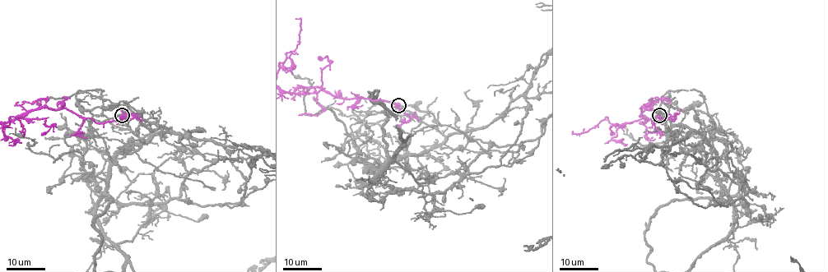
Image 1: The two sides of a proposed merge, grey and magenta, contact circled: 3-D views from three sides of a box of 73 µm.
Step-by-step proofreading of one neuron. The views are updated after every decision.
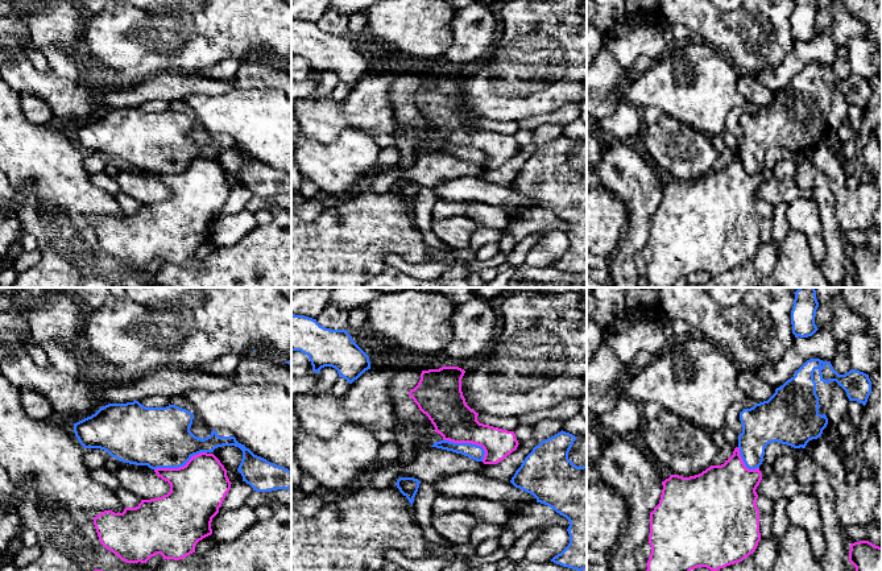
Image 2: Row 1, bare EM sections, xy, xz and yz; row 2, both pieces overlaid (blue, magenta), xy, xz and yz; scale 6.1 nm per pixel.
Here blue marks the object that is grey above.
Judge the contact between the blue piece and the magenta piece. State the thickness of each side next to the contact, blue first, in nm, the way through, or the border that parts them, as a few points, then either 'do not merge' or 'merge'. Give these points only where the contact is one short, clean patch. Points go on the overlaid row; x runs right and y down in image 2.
360/340 nm | along xy (206, 451), (194, 454), (182, 466), (157, 467), (154, 470) | do not merge

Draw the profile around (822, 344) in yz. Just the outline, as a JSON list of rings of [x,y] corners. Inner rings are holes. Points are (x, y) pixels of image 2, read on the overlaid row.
[[[820,328],[812,336],[796,338],[790,349],[777,363],[765,364],[754,373],[773,388],[782,386],[809,359],[831,361],[837,349],[837,340],[829,328]]]

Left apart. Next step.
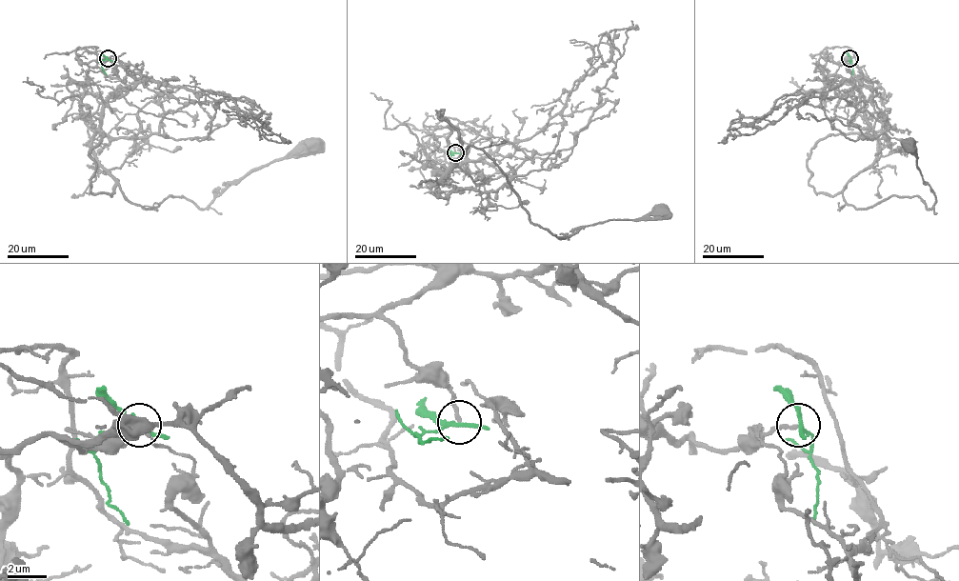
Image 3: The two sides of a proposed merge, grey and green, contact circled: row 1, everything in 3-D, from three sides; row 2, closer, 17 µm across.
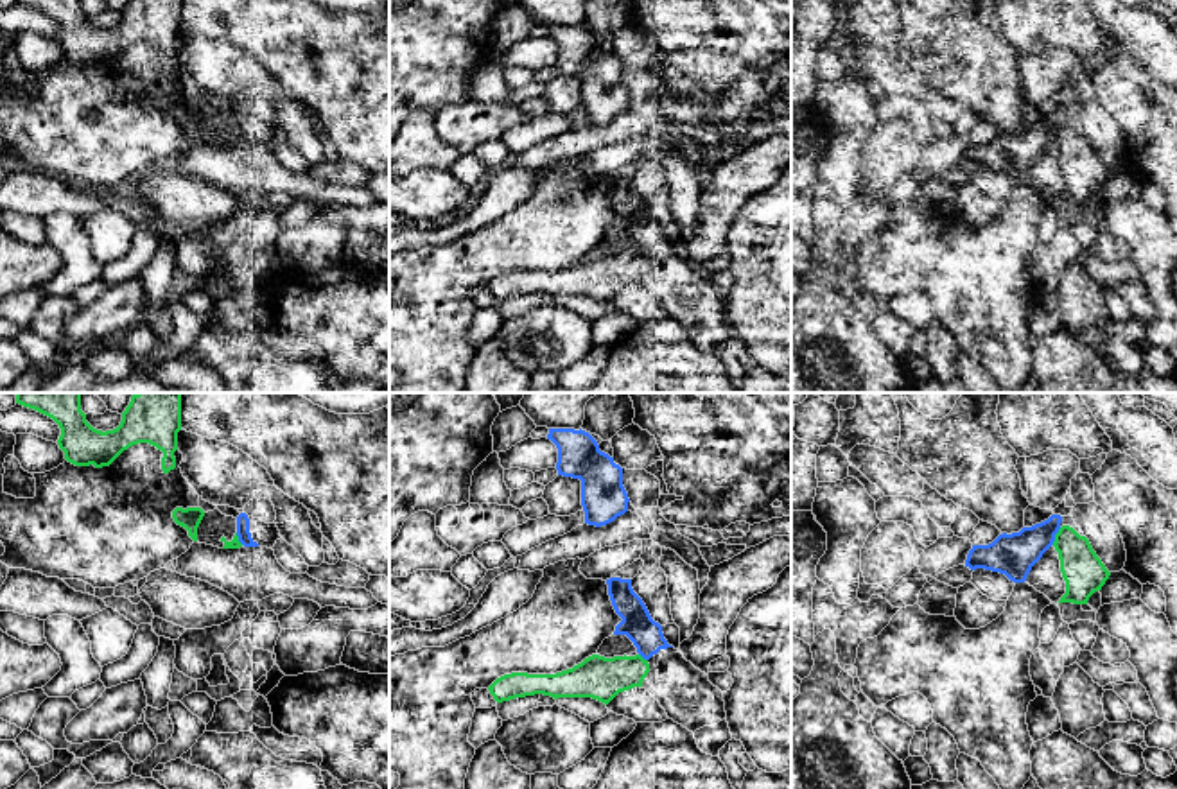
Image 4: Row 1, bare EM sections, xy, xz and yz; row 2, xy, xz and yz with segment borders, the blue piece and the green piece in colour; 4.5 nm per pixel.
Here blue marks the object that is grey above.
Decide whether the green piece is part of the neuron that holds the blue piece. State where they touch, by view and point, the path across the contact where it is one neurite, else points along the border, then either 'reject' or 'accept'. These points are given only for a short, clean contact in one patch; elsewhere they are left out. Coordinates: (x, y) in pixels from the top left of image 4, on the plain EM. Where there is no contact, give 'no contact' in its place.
meets blue in yz at (1054, 135); reject

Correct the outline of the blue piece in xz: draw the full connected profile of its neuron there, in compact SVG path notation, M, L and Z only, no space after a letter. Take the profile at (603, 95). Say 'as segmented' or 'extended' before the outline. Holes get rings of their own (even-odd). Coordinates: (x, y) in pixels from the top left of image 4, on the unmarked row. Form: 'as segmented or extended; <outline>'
as segmented; M549 27L547 38L558 47L558 74L581 79L585 122L606 124L628 109L628 91L623 84L623 66L599 48L585 29Z

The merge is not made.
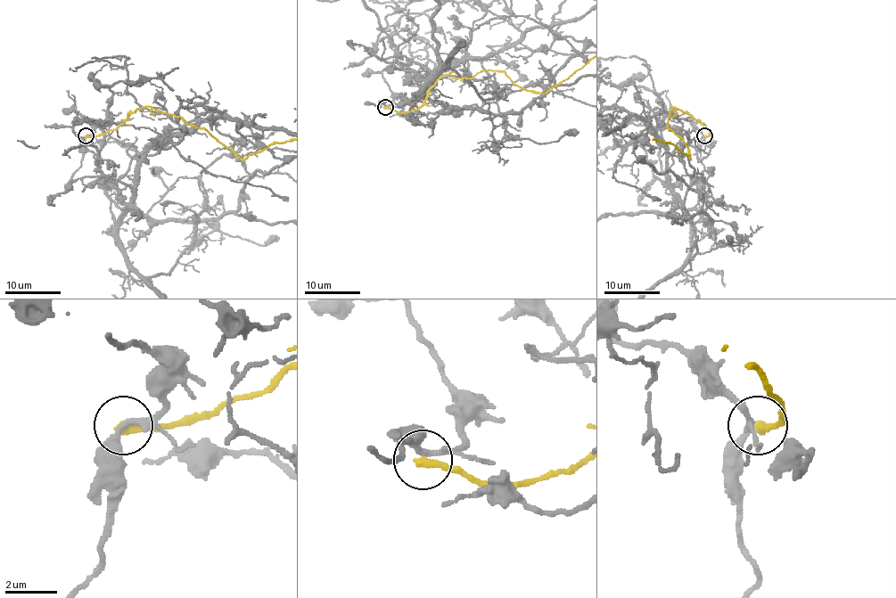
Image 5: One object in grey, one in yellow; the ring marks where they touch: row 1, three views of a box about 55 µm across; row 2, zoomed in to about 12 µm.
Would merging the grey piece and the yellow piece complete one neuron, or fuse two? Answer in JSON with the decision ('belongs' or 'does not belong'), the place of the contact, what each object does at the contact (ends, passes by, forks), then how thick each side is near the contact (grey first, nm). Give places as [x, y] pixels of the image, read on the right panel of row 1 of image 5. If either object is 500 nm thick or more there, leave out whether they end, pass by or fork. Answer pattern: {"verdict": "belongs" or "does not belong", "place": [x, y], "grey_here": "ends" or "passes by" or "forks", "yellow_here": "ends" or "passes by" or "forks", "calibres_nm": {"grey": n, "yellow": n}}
{"verdict": "does not belong", "place": [704, 135], "grey_here": "passes by", "yellow_here": "ends", "calibres_nm": {"grey": 240, "yellow": 360}}

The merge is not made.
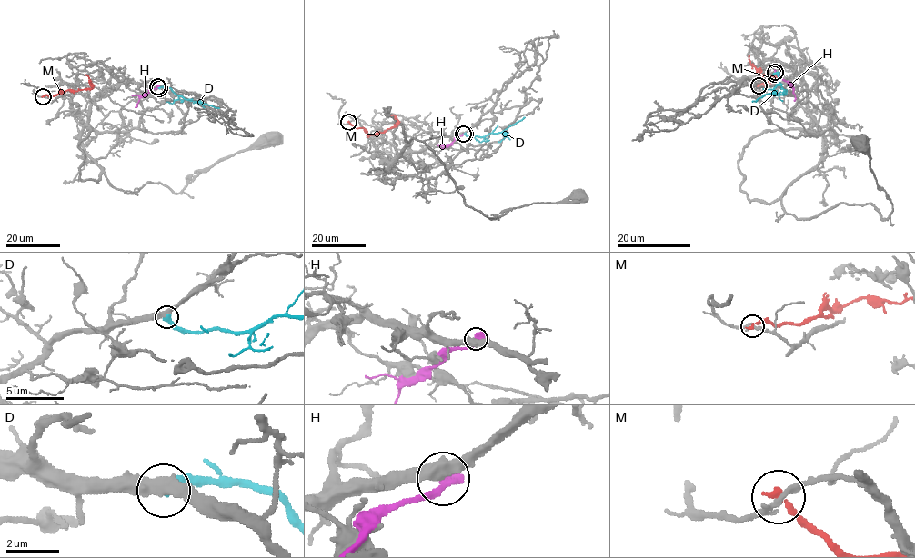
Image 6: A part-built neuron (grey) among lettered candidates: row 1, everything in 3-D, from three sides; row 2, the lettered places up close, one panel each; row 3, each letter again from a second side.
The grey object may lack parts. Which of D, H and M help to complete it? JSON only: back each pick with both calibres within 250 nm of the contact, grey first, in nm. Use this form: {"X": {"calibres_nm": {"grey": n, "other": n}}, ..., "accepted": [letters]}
{"D": {"calibres_nm": {"grey": 480, "other": 460}}, "accepted": ["D"]}

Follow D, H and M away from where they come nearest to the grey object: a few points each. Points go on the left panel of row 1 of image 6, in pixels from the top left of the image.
D: (159, 88), (169, 87), (185, 99), (219, 108)
H: (156, 86), (139, 99), (135, 106)
M: (43, 96), (93, 87), (85, 74)

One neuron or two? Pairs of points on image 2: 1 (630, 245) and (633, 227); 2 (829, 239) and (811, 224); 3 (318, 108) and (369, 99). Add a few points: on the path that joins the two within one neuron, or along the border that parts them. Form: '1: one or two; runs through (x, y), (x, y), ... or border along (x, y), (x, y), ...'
1: one; runs through (633, 241), (633, 231)
2: two; border along (816, 203), (823, 239)
3: one; runs through (331, 110), (356, 110)

